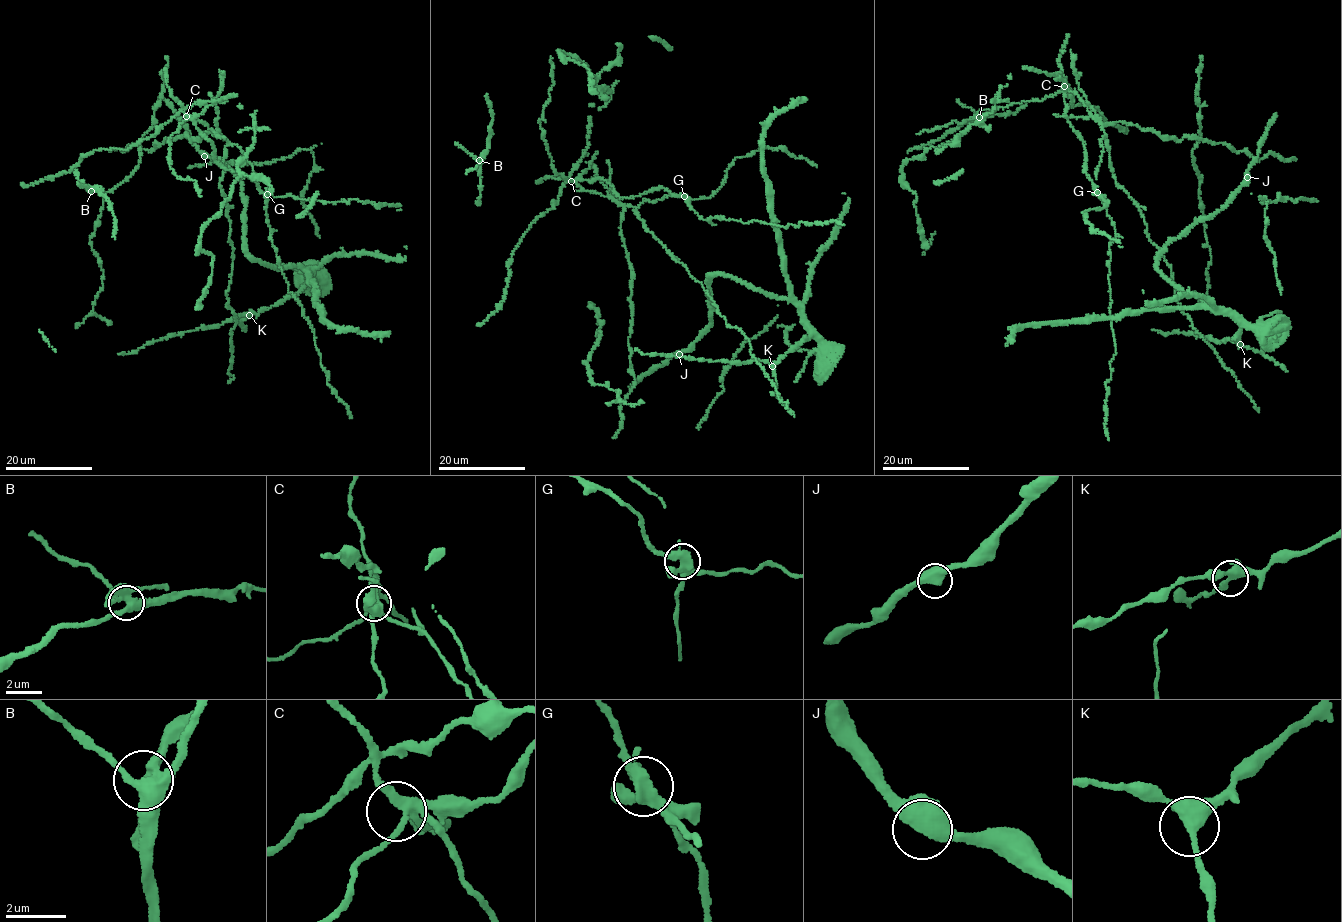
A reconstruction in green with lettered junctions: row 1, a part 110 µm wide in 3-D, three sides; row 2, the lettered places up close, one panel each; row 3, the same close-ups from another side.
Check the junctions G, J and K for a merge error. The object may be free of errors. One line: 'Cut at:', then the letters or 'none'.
Cut at: G

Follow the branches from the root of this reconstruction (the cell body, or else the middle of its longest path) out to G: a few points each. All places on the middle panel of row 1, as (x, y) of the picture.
G: (646, 229), (632, 206), (587, 191), (576, 181), (601, 178), (619, 197), (630, 198), (660, 187), (684, 196)

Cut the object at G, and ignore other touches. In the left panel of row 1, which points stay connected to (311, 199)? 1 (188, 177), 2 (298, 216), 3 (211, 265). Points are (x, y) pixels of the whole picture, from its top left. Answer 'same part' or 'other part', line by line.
1: same part
2: same part
3: same part

